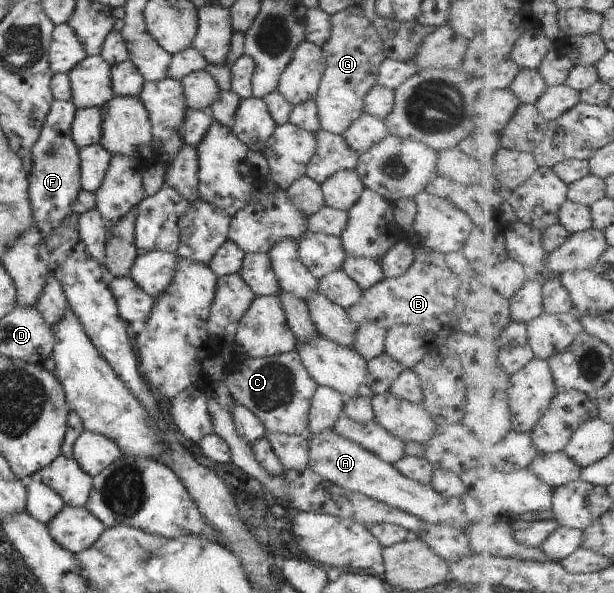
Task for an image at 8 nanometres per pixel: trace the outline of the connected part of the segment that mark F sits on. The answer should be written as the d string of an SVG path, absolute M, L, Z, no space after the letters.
M53 100L46 115L40 138L31 150L28 174L28 196L35 226L47 237L68 215L81 188L79 148L71 137L71 126L77 108L70 101Z

